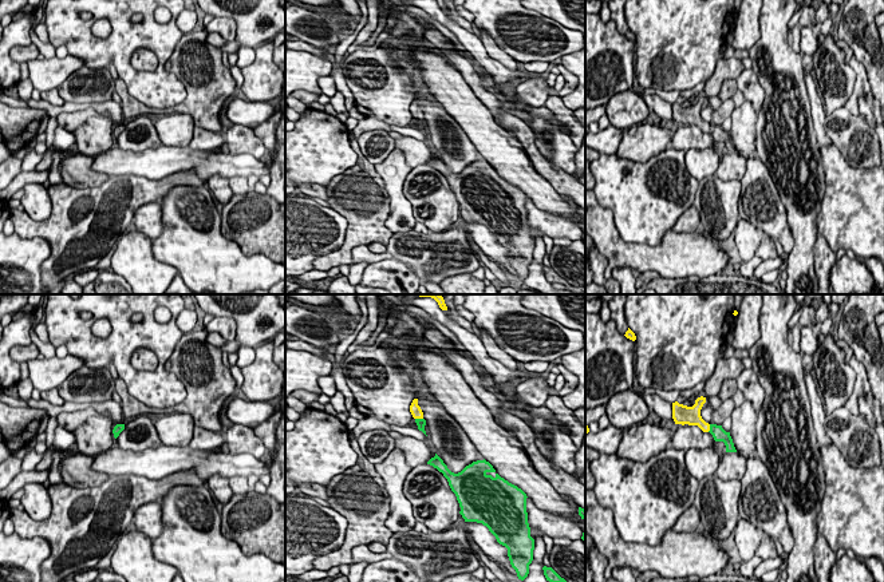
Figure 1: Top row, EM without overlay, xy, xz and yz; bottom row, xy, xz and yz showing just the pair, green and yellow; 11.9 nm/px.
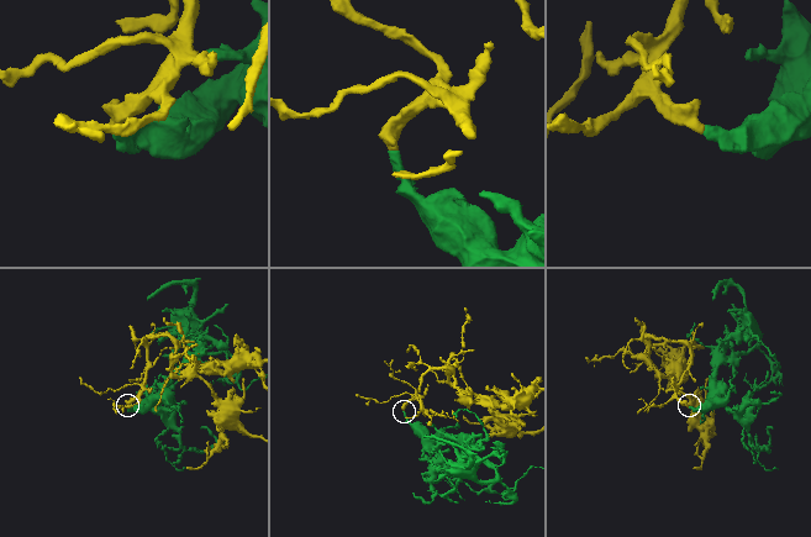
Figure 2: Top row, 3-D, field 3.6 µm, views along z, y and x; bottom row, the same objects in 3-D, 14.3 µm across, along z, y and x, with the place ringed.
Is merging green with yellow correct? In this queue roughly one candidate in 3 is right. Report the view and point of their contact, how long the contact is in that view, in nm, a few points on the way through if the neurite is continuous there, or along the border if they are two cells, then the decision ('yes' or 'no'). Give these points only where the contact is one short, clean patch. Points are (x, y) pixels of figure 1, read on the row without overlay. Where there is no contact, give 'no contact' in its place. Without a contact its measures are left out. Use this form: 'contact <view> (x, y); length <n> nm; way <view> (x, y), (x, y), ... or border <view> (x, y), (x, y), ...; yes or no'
contact xz (419, 119); length 100 nm; way xz (421, 123), (419, 119), (415, 110); yes

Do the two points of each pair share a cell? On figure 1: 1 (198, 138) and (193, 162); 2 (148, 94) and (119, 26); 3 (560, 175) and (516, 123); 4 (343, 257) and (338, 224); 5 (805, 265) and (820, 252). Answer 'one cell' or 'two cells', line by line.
1: two cells
2: one cell
3: one cell
4: two cells
5: two cells

